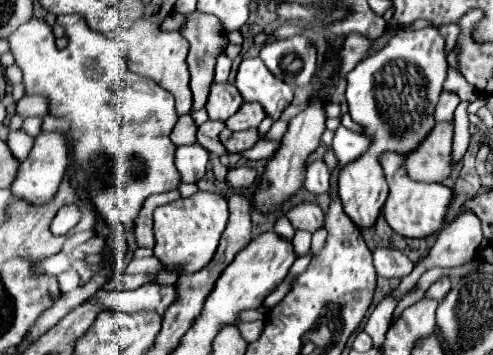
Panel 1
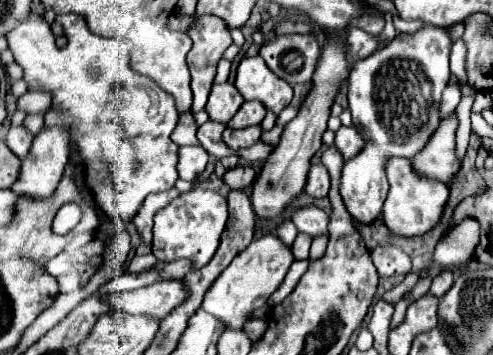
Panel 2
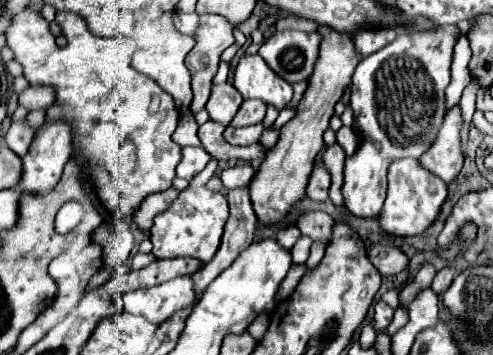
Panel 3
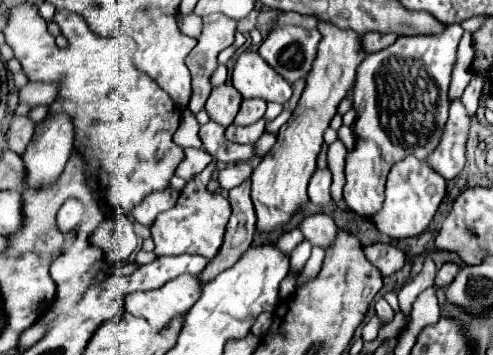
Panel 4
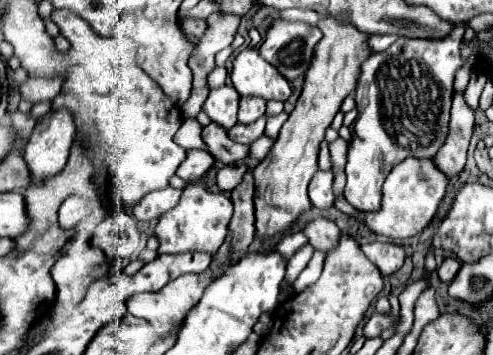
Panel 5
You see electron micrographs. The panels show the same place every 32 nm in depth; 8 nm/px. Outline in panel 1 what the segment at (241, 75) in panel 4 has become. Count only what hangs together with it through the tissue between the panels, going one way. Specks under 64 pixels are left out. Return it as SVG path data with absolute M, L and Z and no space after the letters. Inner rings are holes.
M244 58L236 74L236 88L246 102L260 102L268 116L280 118L282 110L292 102L292 86L276 80L260 58Z

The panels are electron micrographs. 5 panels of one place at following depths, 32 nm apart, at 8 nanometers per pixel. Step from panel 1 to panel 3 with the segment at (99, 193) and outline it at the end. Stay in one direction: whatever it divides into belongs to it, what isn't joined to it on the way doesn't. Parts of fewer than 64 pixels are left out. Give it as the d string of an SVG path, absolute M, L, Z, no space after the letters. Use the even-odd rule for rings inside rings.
M24 8L12 20L12 26L6 32L6 42L14 52L14 58L22 64L26 80L36 84L46 84L56 90L58 104L70 104L76 114L72 122L74 140L82 146L82 154L92 162L92 182L96 186L100 202L114 210L120 216L130 216L140 202L158 190L168 190L176 176L176 166L182 160L182 148L172 142L172 134L178 126L180 112L174 106L172 96L168 96L154 80L136 72L132 68L132 52L136 48L134 40L124 36L100 38L94 36L86 22L72 12L58 12L56 22L62 28L68 44L66 48L58 48L52 32L48 30L48 22L32 8Z

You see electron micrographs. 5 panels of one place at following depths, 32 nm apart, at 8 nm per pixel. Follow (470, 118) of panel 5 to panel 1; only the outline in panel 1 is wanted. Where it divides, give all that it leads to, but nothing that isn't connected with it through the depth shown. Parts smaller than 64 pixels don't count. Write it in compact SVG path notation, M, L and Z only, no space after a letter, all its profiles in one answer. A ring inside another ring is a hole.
M438 122L416 152L406 158L408 174L420 182L444 182L456 168L452 162L452 122Z

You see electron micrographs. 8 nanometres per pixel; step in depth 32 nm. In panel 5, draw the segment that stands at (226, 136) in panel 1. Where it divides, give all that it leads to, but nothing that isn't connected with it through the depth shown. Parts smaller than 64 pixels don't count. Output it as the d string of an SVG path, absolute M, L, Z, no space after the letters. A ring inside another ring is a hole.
M262 116L260 120L252 122L252 124L236 124L234 128L228 130L230 138L240 142L240 144L252 144L254 140L258 140L264 134L264 126L266 126L266 116Z

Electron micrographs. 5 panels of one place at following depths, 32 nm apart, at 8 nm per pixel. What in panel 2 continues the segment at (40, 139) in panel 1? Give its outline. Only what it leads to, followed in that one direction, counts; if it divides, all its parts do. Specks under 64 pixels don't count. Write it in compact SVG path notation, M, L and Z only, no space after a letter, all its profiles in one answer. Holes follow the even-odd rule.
M52 126L52 128L42 128L32 142L32 148L28 152L28 156L22 160L22 170L18 176L18 182L12 186L12 190L20 196L32 196L32 198L44 198L50 196L64 172L64 166L70 160L70 134L68 128L64 126Z

